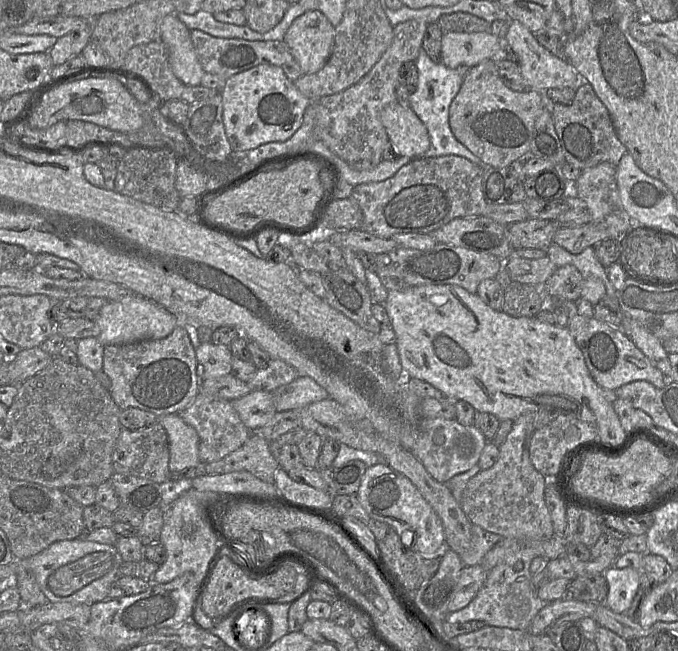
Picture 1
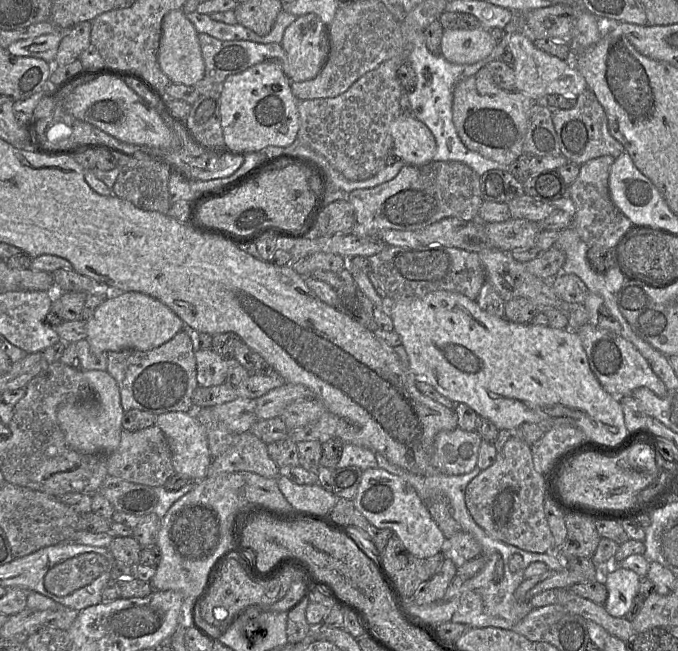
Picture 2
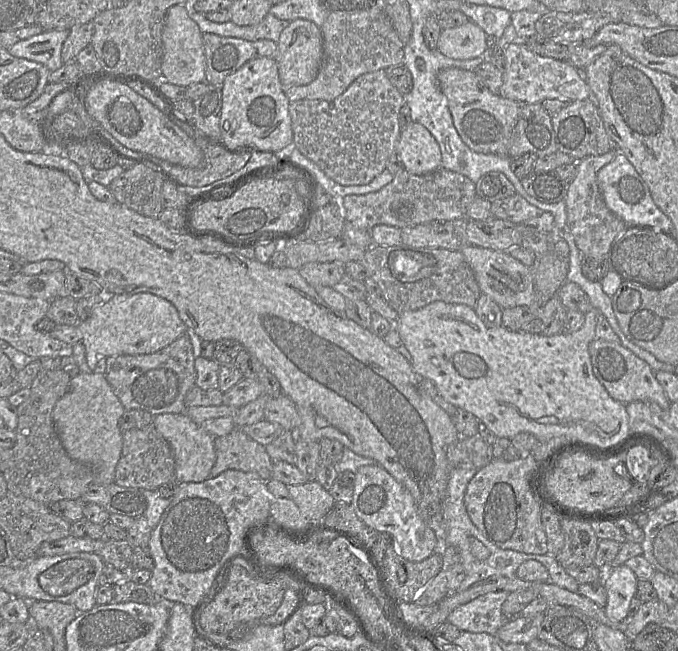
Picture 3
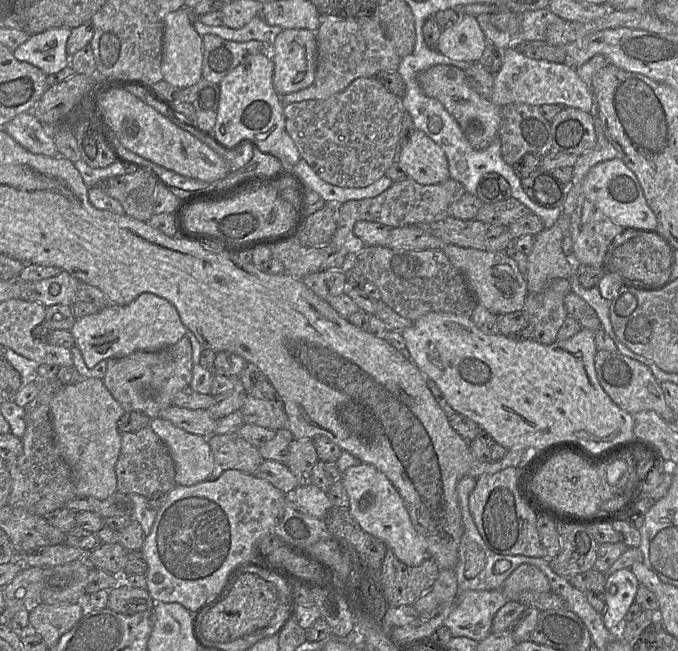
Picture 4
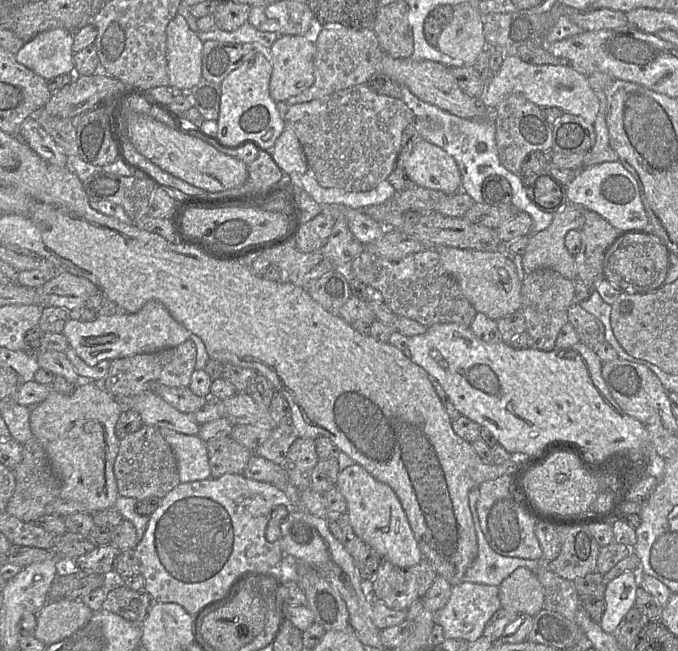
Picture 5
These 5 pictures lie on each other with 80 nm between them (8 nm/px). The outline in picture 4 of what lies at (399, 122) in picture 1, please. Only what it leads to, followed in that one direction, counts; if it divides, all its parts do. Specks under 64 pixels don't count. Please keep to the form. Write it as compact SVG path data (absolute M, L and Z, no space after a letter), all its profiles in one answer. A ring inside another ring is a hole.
M418 129L402 145L399 162L408 177L420 184L438 184L450 178L446 154Z

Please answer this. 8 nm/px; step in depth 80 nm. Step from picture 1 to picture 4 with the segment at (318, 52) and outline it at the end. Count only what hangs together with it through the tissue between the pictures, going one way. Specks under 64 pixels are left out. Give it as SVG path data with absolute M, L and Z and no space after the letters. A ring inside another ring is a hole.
M283 29L271 46L273 87L280 96L309 87L315 80L317 40L308 29Z

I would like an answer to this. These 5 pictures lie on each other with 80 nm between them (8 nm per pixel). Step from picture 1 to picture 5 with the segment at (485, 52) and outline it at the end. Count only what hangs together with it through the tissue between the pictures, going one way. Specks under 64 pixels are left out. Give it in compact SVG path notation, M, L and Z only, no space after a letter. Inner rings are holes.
M464 2L453 6L451 21L442 27L436 48L451 58L462 60L466 66L478 59L486 47L484 16L476 4Z

